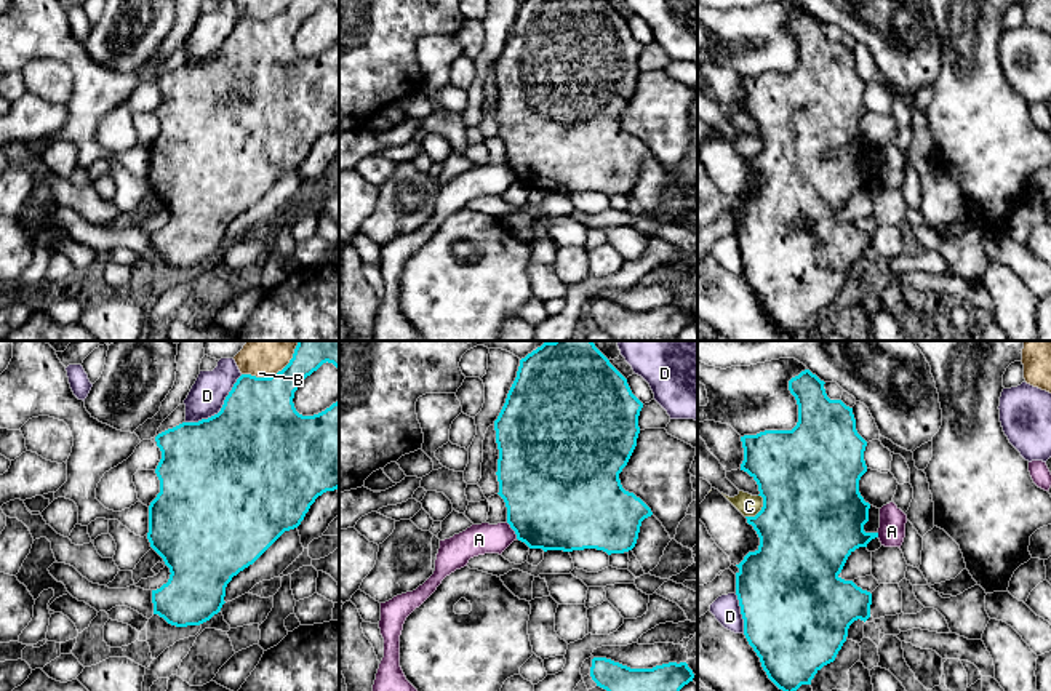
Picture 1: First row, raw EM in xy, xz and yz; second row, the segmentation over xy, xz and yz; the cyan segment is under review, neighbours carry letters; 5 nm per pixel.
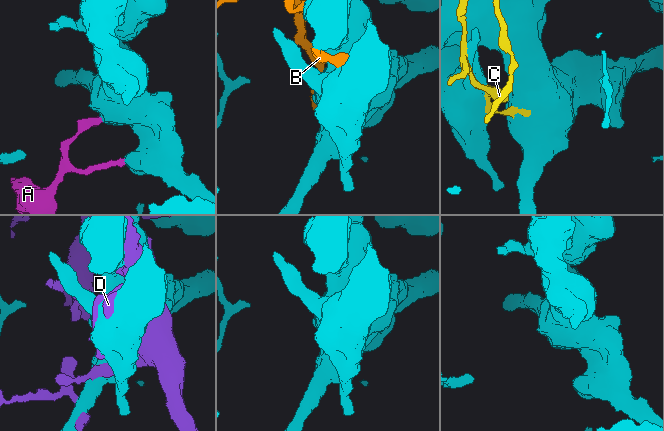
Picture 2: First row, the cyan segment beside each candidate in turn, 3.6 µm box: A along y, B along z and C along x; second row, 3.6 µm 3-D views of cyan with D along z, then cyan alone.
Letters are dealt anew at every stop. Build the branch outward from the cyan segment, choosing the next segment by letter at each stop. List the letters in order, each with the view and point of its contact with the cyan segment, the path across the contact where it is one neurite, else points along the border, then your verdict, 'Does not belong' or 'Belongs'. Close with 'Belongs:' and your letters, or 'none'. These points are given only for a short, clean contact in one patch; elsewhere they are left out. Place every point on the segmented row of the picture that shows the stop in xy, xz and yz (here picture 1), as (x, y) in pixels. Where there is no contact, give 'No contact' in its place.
A: Touches cyan at xz (512, 528). Does not belong
B: Touches cyan at xy (277, 373). Does not belong
C: Touches cyan at yz (762, 509). Does not belong
D: Touches cyan at xy (221, 410). Does not belong
Belongs: none

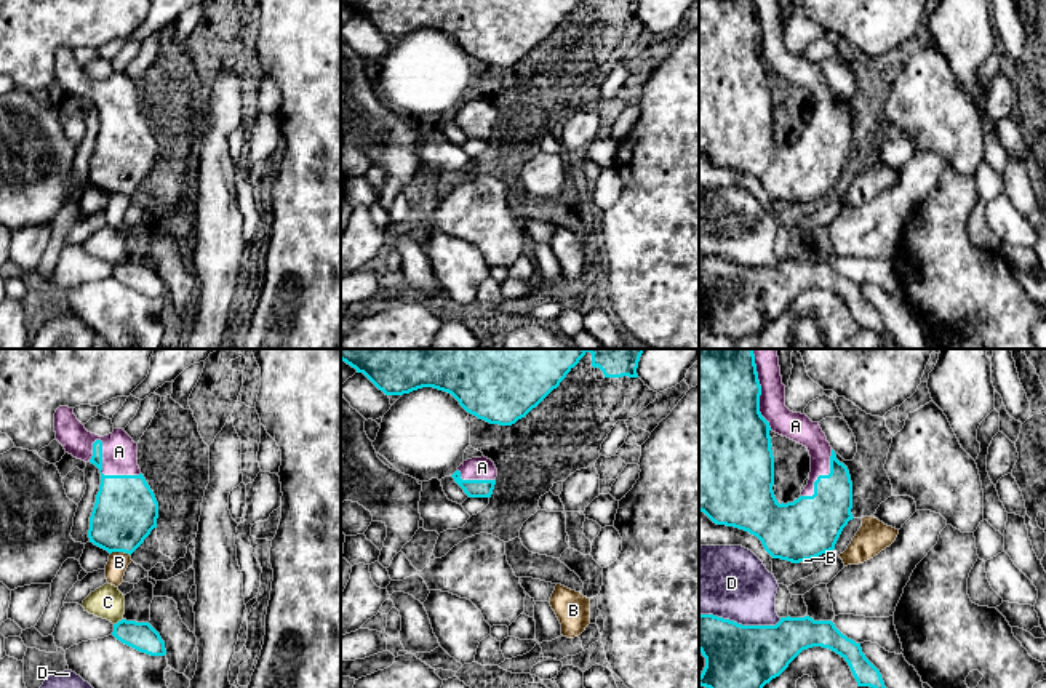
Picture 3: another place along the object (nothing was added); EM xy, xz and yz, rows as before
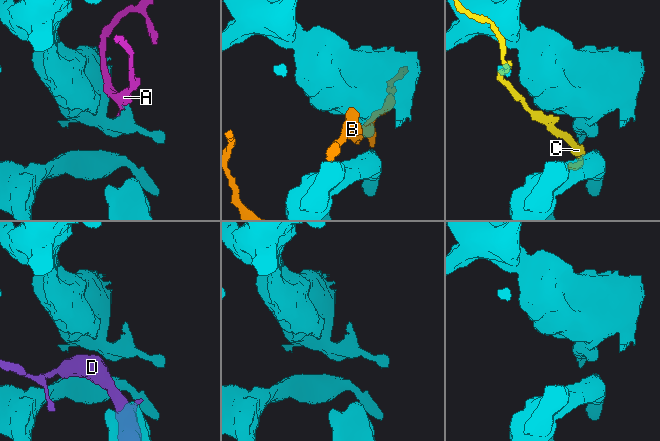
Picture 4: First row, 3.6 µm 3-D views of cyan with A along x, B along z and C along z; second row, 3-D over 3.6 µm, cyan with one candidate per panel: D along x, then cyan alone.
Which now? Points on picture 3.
A: Touches cyan at xy (101, 469). Belongs
B: Touches cyan at xy (120, 551). Does not belong
C: Touches cyan at xy (119, 621). Does not belong
D: Touches cyan at yz (741, 624). Does not belong
Belongs: A

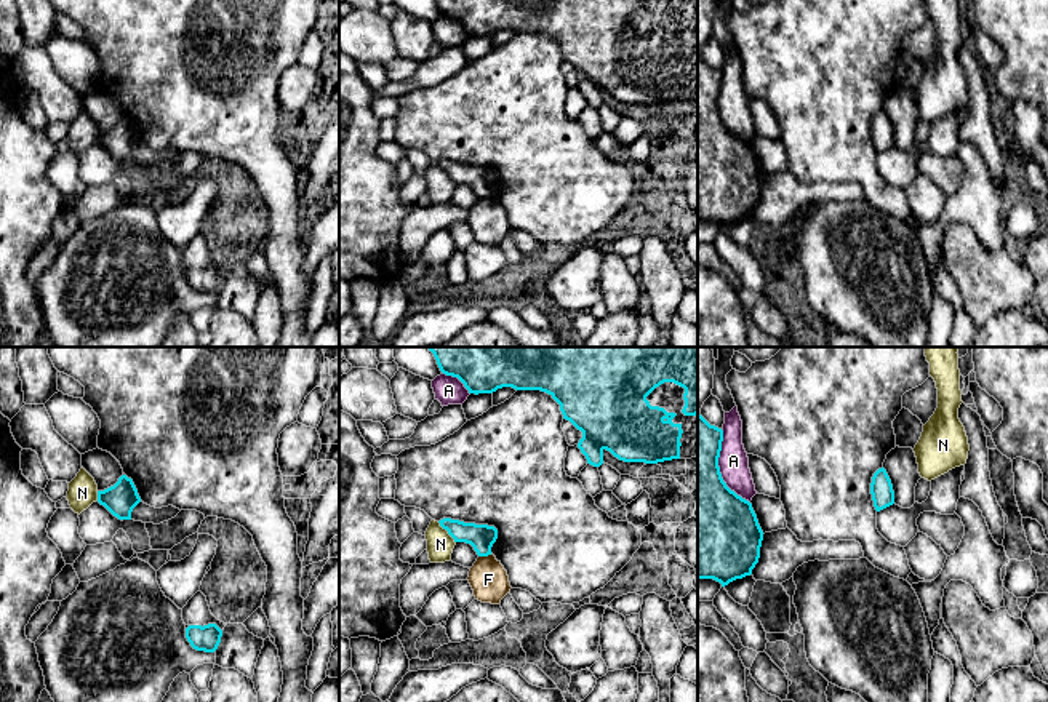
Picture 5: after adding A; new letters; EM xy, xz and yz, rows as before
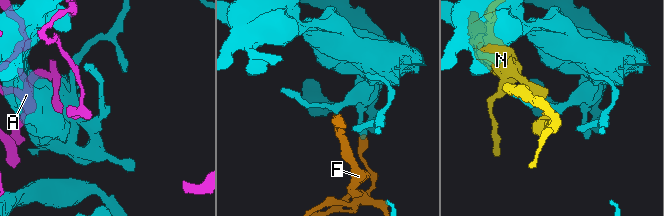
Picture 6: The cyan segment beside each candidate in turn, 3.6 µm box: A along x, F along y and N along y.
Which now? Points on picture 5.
A: Touches cyan at yz (719, 469). Does not belong
F: Touches cyan at xz (485, 555). Boundary: xz (492, 554), (479, 557). Does not belong
N: Touches cyan at xz (448, 533). Does not belong
Belongs: none

